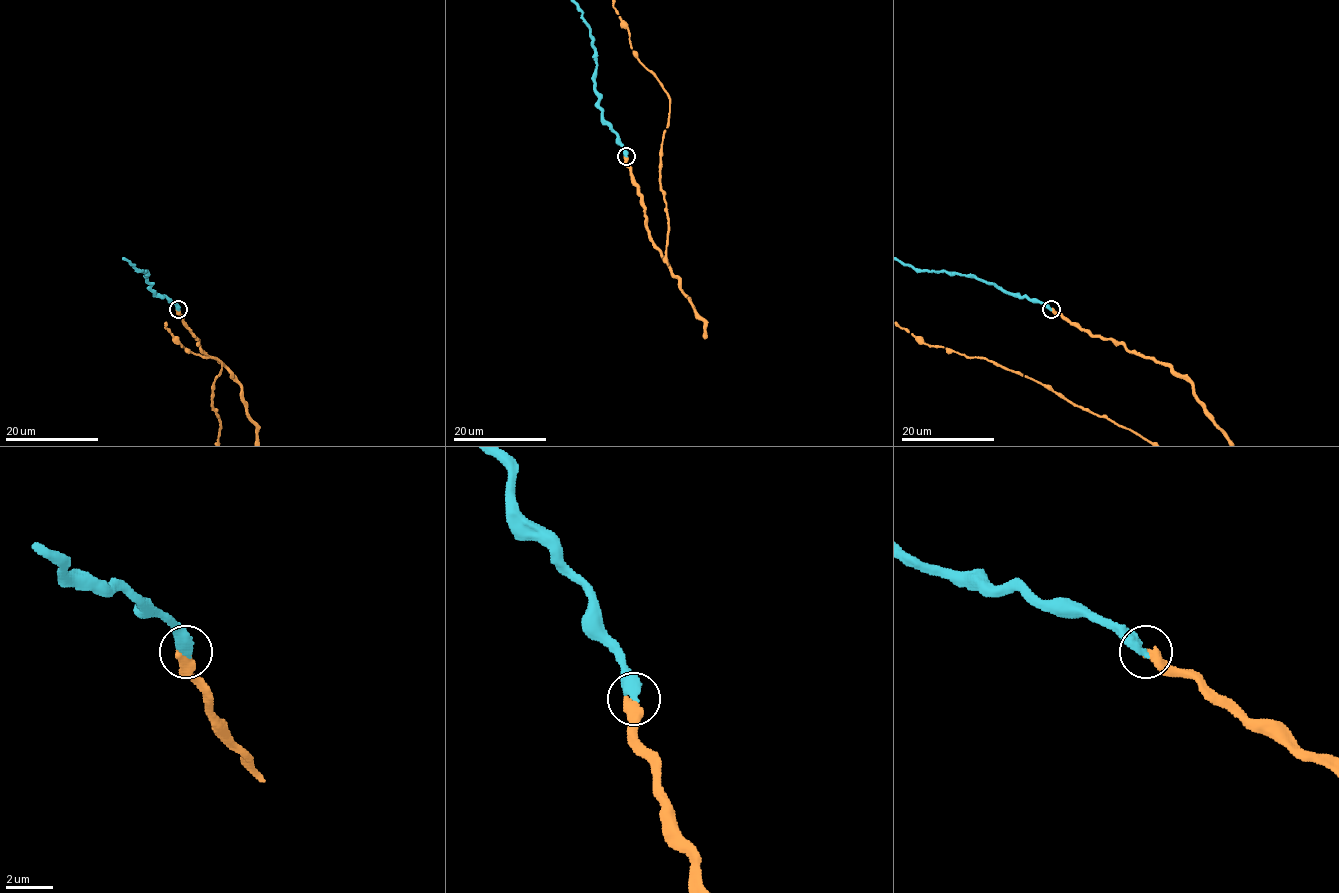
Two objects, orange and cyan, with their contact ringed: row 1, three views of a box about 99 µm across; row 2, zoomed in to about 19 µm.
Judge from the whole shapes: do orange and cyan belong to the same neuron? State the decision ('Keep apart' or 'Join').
Keep apart

